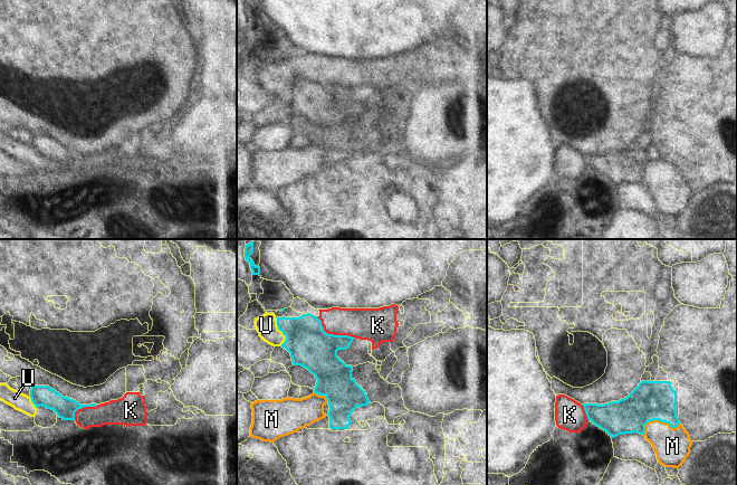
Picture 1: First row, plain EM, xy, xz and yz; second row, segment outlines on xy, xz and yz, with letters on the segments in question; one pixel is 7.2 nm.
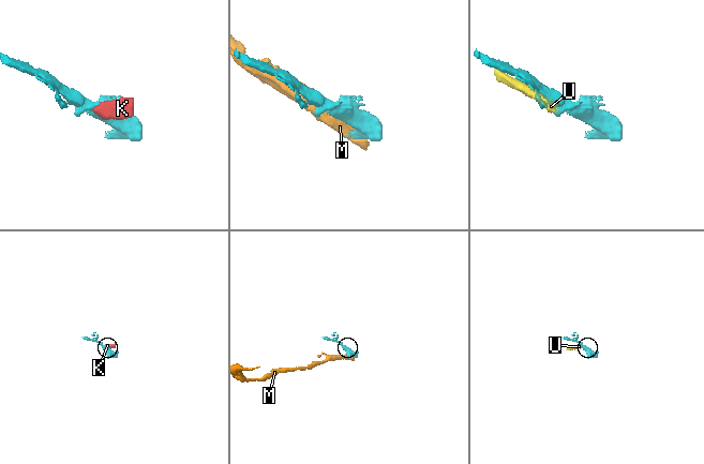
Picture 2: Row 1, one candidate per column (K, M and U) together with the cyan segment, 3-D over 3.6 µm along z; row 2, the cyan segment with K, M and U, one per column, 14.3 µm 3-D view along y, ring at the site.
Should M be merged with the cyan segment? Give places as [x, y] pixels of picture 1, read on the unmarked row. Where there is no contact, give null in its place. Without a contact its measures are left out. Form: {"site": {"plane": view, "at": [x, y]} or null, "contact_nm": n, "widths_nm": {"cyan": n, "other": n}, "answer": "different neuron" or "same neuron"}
{"site": {"plane": "yz", "at": [658, 169]}, "contact_nm": 280, "widths_nm": {"cyan": 280, "other": 260}, "answer": "different neuron"}

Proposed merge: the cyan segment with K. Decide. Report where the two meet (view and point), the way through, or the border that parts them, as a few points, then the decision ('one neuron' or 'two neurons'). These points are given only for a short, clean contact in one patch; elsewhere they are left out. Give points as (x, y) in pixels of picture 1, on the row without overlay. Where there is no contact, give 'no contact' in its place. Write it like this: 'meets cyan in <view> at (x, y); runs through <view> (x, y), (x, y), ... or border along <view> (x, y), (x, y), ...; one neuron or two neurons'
meets cyan in xz at (332, 84); border along xz (317, 66), (326, 82), (347, 84), (353, 87); two neurons

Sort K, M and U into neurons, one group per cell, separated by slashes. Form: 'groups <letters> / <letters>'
groups K U / M

